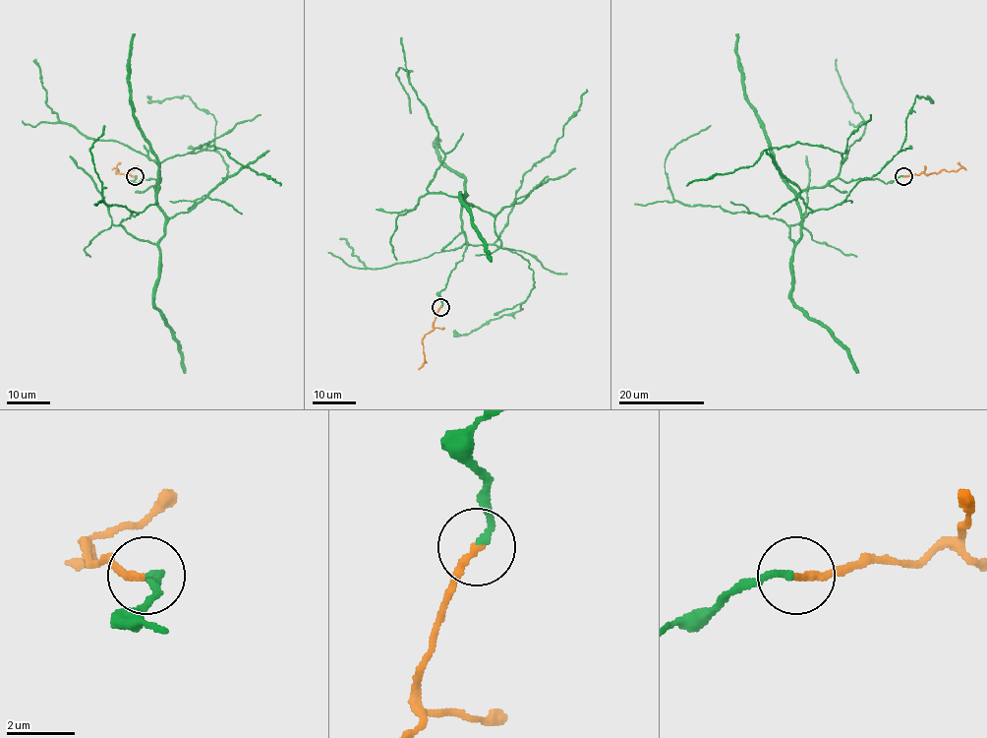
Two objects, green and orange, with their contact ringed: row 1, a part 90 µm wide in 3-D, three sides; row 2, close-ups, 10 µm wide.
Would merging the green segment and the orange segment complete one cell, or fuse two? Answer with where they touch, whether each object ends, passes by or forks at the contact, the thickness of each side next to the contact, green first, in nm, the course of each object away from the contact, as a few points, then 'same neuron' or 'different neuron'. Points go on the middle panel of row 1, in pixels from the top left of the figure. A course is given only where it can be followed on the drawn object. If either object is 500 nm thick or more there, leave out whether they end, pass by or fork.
(440, 307) | green ends | orange ends | 200/220 nm | green via (440, 306), (465, 247), (463, 200), (471, 206), (427, 189), (445, 153), (400, 68), (411, 113) | orange via (440, 306), (434, 329), (423, 339), (423, 363), (427, 362) | same neuron

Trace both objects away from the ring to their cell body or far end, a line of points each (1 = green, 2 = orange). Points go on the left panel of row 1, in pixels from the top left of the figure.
1: (135, 176), (160, 178), (164, 228), (156, 243), (121, 224), (139, 213), (102, 198), (90, 151), (104, 125)
2: (135, 176), (116, 173), (116, 165), (121, 162)

